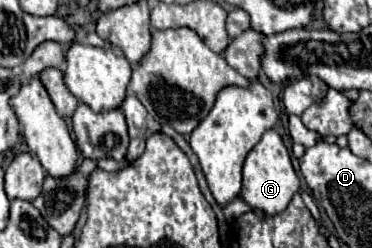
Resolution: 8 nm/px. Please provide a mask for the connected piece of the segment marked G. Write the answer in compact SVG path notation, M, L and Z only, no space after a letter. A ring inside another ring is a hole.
M268 130L262 140L250 150L246 162L244 162L244 184L240 198L252 206L254 210L262 210L264 214L278 214L284 212L290 204L292 196L300 190L300 178L292 168L290 154L276 130Z

